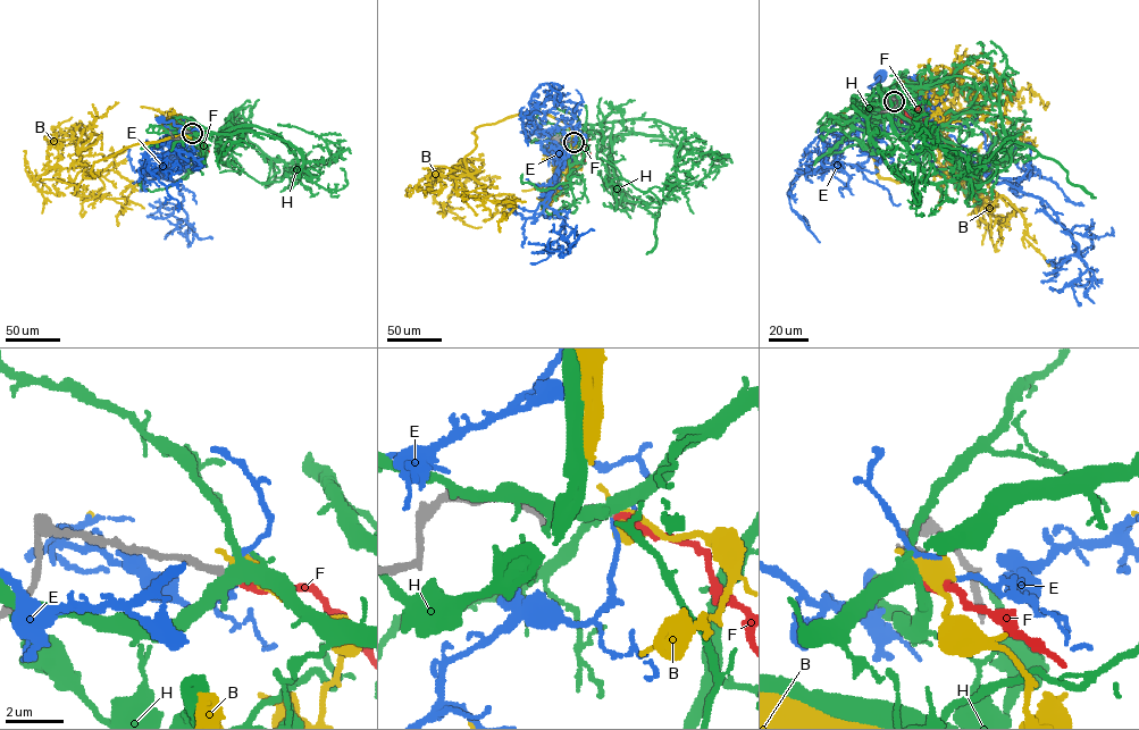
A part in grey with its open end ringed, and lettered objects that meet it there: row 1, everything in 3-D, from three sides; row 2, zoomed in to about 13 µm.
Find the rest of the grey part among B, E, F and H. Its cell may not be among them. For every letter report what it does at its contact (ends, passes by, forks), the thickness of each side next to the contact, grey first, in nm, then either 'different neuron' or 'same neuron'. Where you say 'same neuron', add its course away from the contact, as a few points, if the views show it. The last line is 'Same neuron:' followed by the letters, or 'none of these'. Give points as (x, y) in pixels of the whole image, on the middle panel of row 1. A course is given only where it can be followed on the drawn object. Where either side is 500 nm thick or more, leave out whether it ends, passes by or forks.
B: it passes by; 320 nm thick on the grey side, 480 nm on the other; different neuron
E: it forks there; 320 nm thick on the grey side, 140 nm on the other; different neuron
F: it ends there; 320 nm thick on the grey side, 240 nm on the other; same neuron; it runs (572, 142), (581, 150), (583, 159)
H: it forks there; 340 nm thick on the grey side, 360 nm on the other; different neuron
Same neuron: F

